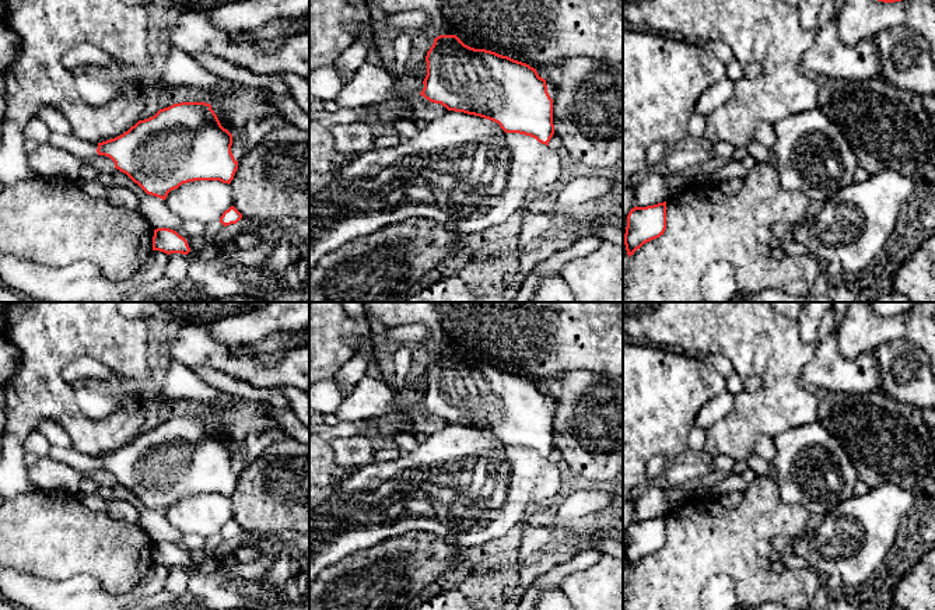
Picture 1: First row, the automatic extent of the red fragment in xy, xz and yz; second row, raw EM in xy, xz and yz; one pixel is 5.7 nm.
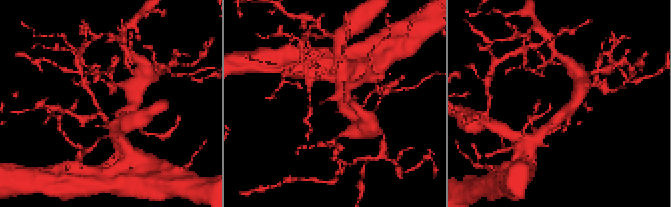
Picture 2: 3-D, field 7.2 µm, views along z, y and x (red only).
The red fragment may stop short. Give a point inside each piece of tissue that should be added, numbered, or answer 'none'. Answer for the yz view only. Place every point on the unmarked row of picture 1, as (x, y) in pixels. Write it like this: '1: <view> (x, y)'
none

